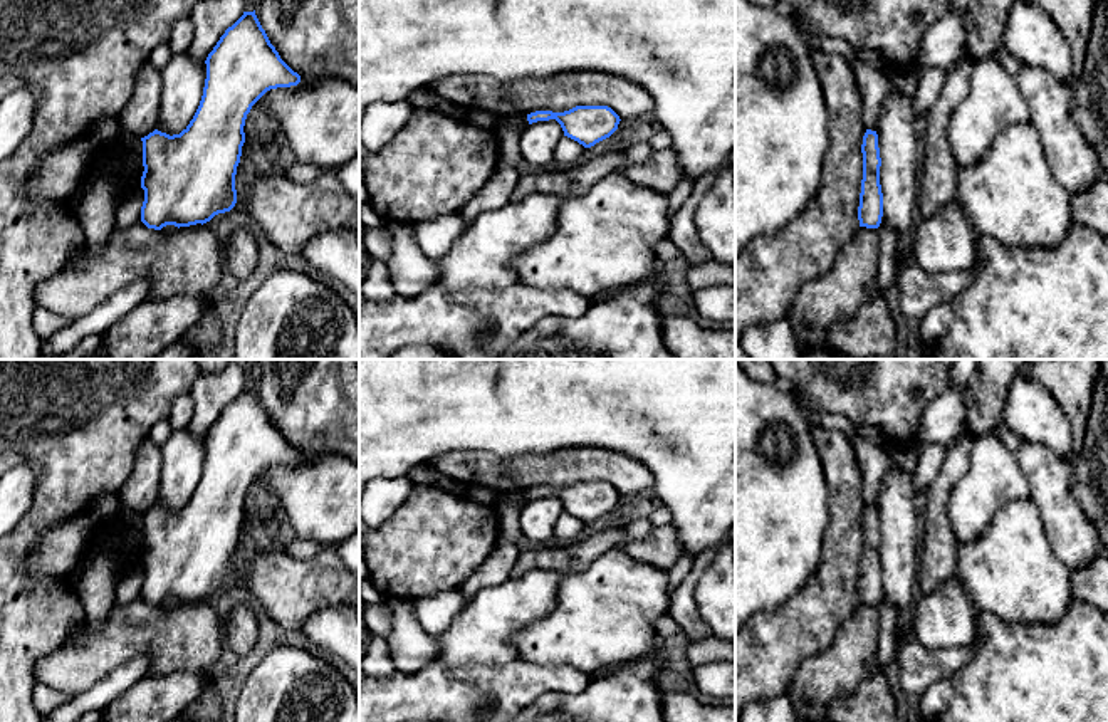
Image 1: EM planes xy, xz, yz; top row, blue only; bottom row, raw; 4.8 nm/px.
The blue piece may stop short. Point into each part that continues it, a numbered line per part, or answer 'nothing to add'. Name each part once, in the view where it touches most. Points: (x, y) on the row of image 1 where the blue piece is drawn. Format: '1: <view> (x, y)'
nothing to add

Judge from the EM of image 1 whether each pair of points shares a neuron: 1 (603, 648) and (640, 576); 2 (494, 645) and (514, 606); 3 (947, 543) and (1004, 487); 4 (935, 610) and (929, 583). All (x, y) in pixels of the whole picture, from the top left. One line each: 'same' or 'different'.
1: same
2: same
3: different
4: different

